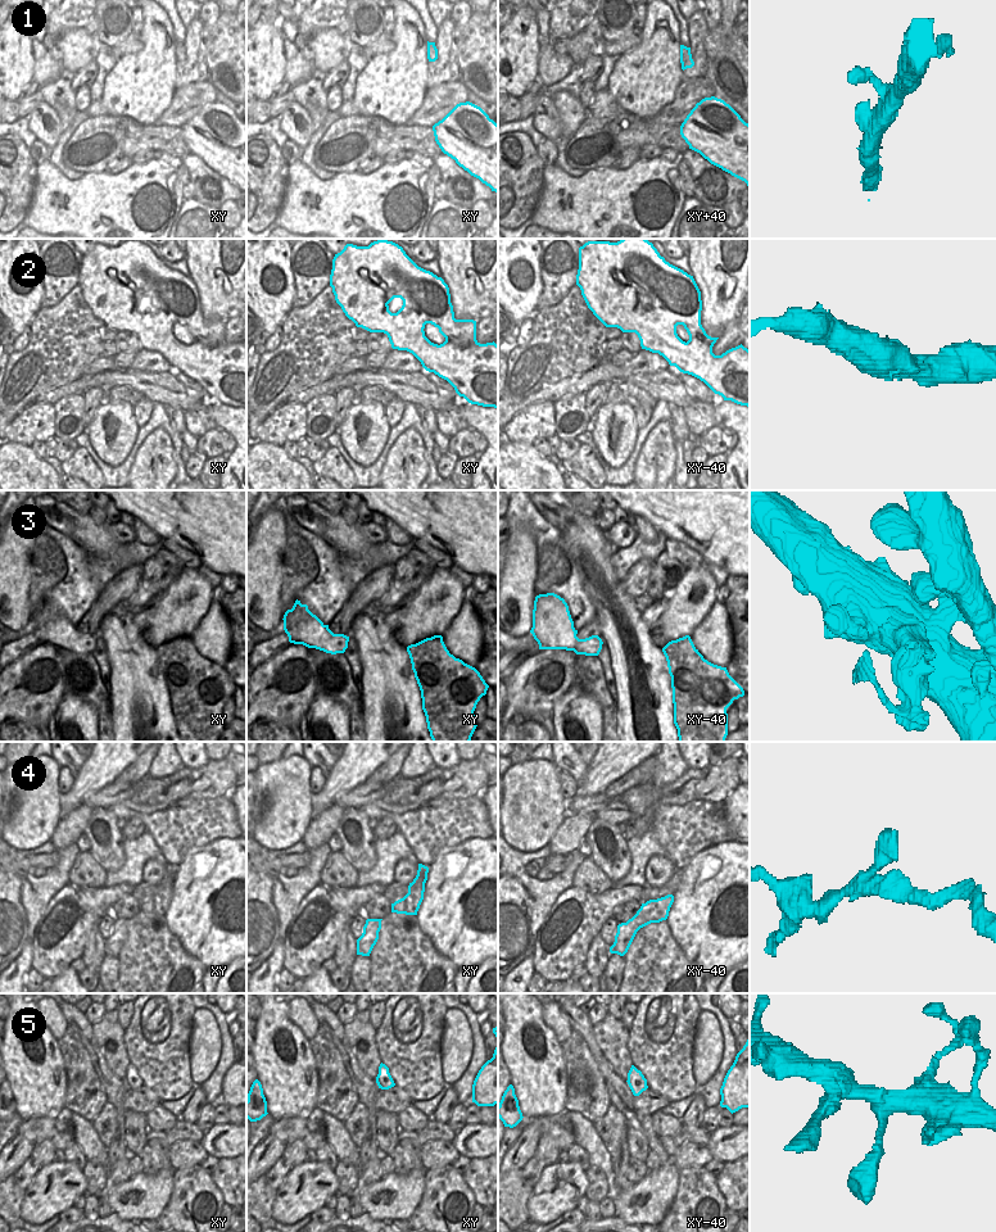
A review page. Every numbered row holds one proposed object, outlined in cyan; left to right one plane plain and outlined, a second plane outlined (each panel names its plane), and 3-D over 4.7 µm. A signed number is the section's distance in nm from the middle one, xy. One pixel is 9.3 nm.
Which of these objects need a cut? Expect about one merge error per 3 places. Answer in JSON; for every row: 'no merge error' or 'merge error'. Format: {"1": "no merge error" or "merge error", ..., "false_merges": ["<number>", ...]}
{"1": "no merge error", "2": "no merge error", "3": "merge error", "4": "no merge error", "5": "no merge error", "false_merges": ["3"]}

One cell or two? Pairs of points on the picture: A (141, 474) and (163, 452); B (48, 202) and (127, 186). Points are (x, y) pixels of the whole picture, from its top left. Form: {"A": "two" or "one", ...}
{"A": "one", "B": "one"}

